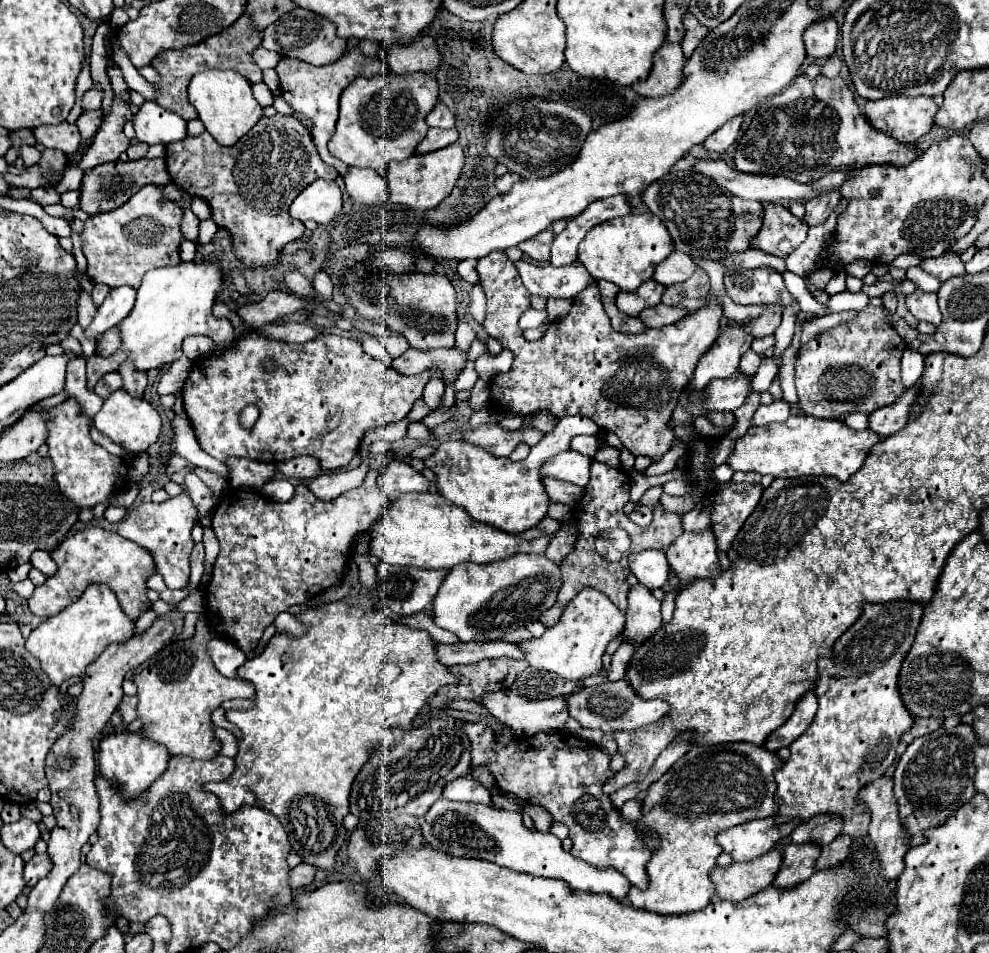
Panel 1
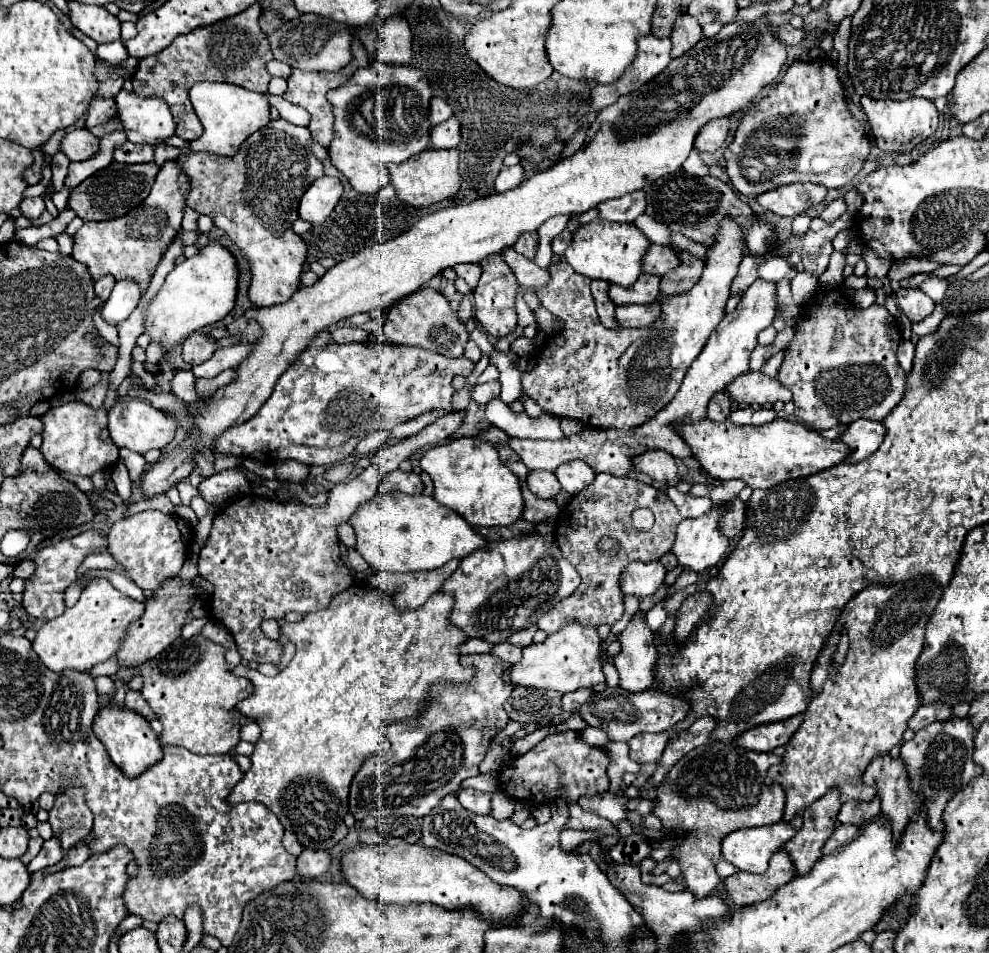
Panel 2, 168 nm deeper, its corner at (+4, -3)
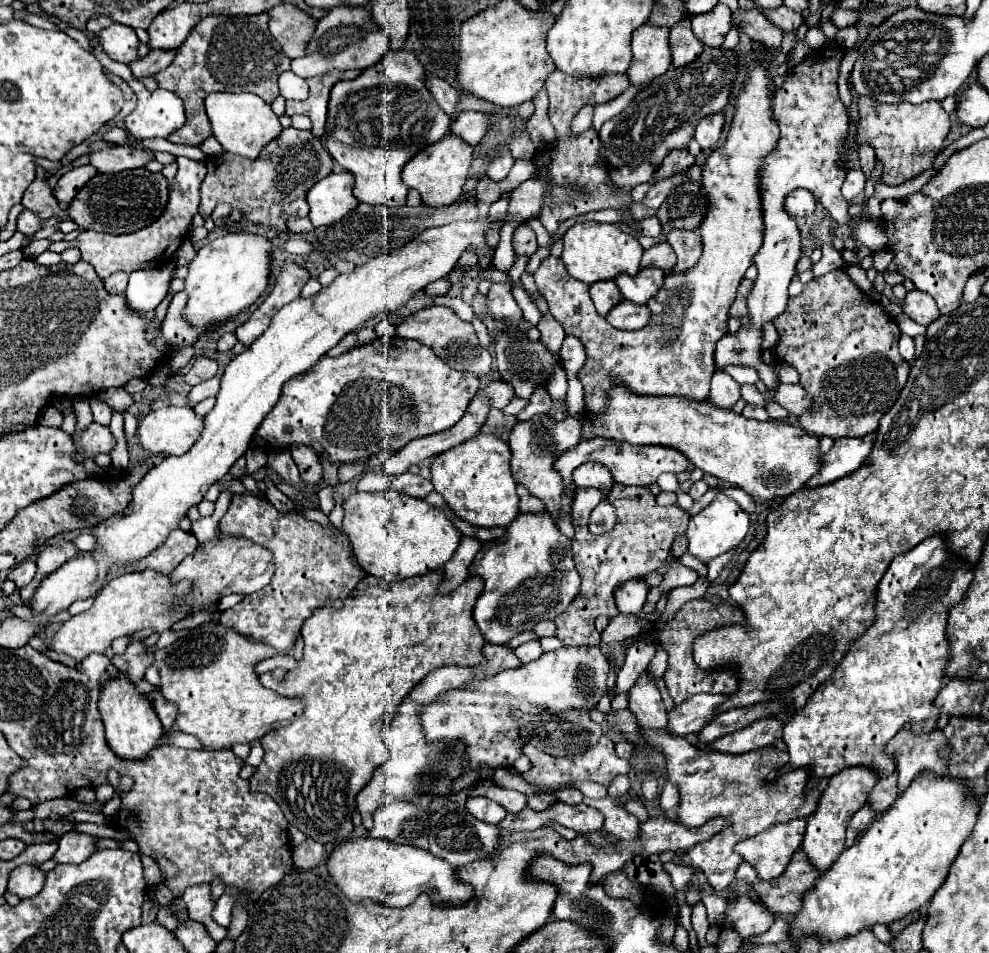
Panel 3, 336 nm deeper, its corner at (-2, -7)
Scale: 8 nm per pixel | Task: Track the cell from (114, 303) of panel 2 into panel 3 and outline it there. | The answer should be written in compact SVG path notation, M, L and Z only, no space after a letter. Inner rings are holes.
M145 269L129 275L129 285L125 291L127 309L131 313L149 313L153 311L167 295L169 281L173 279L173 269Z

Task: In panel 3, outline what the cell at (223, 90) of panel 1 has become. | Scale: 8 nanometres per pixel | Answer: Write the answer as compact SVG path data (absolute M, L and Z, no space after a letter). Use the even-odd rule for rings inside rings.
M209 93L205 97L205 109L211 121L213 137L221 143L223 151L229 151L247 159L257 159L259 151L271 139L275 139L283 129L271 105L253 93L239 93L239 95L237 93Z

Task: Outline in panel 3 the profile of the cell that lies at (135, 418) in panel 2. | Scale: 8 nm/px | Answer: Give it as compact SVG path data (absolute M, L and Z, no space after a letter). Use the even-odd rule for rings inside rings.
M167 405L141 417L137 435L149 453L183 455L199 437L203 419L191 407Z

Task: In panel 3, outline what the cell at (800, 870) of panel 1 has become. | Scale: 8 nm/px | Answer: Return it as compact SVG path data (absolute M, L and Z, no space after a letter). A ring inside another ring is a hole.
M857 767L857 769L843 769L835 777L829 779L827 789L823 791L817 809L807 817L807 831L805 839L801 843L801 851L805 851L809 863L817 871L825 871L833 865L833 861L839 857L839 853L845 849L845 829L851 821L851 817L865 805L867 795L871 793L873 785L877 783L877 775L871 769Z

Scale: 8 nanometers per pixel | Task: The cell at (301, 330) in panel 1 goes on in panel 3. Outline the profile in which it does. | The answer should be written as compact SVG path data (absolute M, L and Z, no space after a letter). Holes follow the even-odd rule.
M215 375L215 377L211 377L211 379L207 379L207 381L201 381L199 385L195 385L195 387L189 391L189 405L193 407L197 401L203 401L203 399L207 399L207 397L215 397L217 391L219 391L219 381L221 381L221 377Z

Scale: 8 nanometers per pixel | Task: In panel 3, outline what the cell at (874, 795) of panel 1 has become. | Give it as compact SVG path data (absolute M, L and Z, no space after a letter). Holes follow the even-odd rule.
M903 729L885 747L885 753L895 757L899 773L899 793L903 793L911 785L911 781L923 771L932 771L938 777L944 776L947 772L949 745L941 731L913 735L907 729Z

